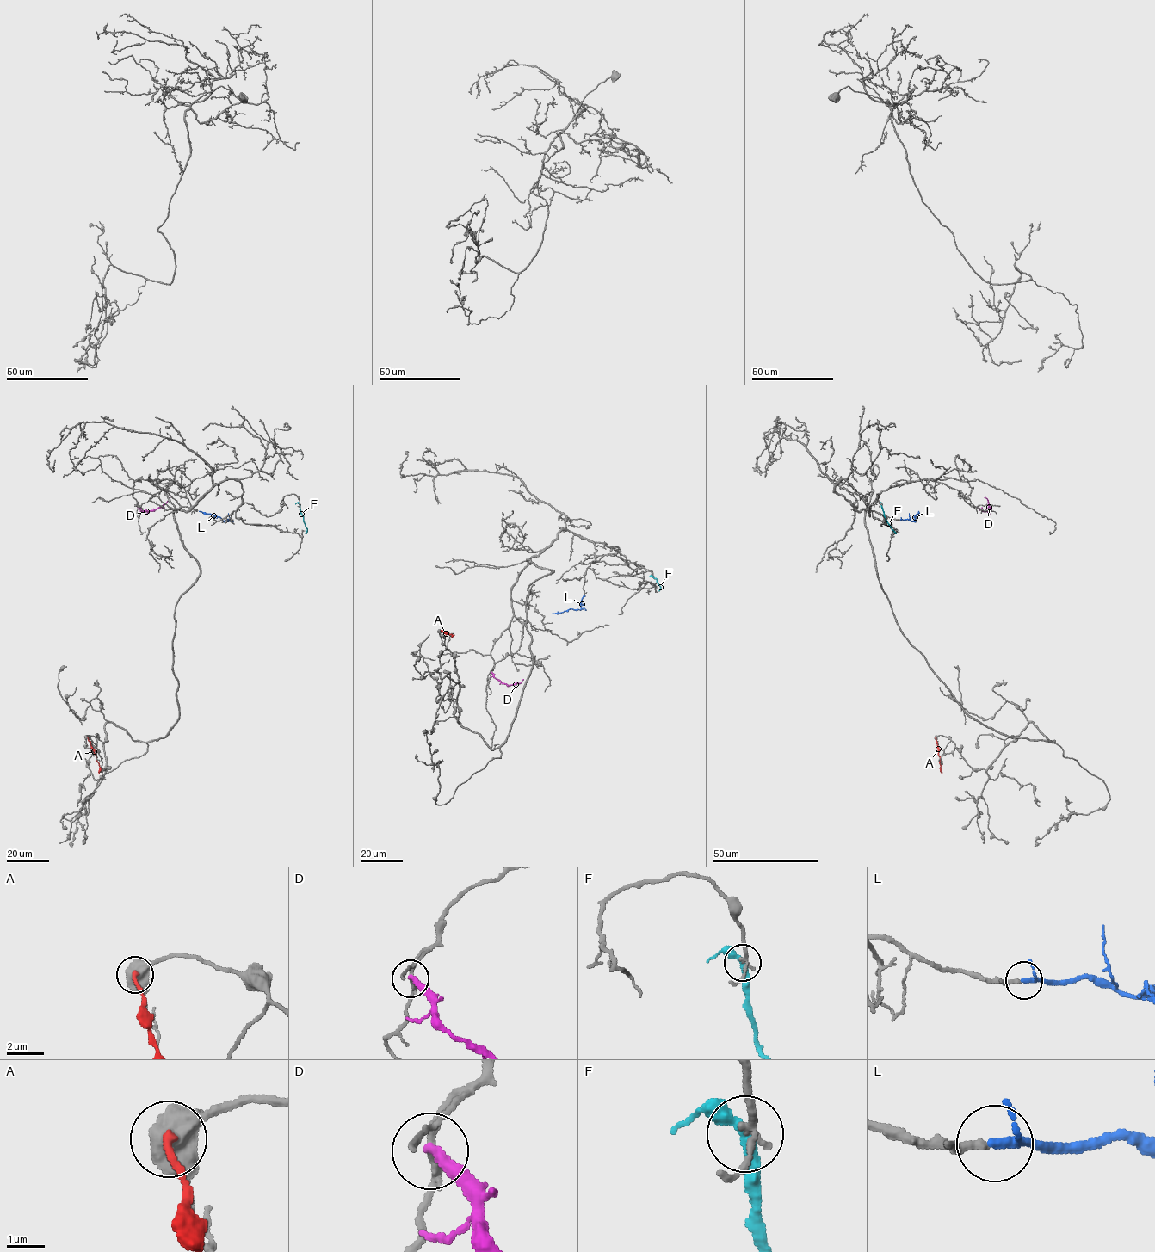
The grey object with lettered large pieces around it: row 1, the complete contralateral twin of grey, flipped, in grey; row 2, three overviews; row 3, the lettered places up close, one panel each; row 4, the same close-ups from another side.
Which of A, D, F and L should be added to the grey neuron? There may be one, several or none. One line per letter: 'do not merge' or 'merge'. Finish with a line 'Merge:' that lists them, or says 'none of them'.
A: do not merge
D: do not merge
F: do not merge
L: merge
Merge: L

